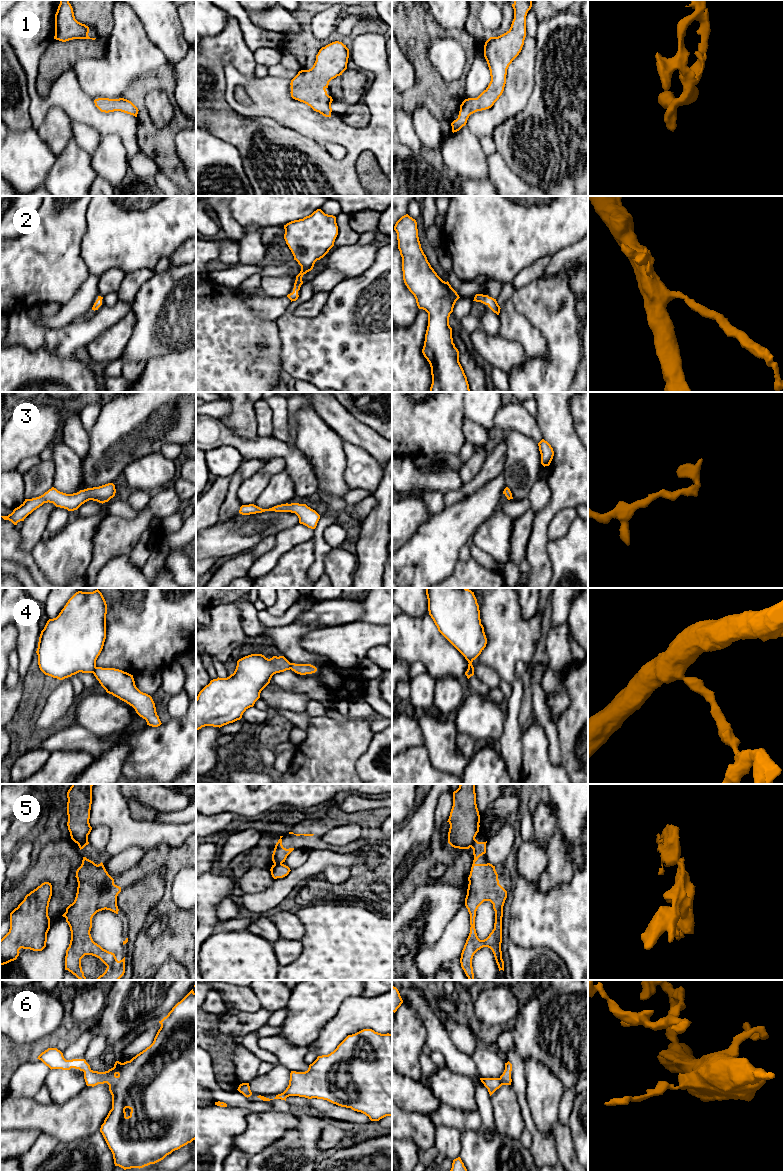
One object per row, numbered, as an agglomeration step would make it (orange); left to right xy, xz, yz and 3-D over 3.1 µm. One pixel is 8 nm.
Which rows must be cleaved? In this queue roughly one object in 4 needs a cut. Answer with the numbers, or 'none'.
4, 5

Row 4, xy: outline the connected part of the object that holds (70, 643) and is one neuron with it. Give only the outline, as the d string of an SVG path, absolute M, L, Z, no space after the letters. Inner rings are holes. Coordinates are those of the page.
M76 592L56 618L49 619L41 631L37 655L40 670L63 680L79 672L93 673L106 639L107 604L102 593Z

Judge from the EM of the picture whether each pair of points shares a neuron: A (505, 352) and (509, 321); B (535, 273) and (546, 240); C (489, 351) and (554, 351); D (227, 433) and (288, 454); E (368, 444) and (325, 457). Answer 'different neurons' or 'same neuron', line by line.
A: different neurons
B: different neurons
C: different neurons
D: same neuron
E: different neurons

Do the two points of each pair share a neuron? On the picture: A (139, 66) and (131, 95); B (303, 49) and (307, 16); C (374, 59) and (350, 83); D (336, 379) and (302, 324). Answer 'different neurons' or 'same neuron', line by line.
A: different neurons
B: same neuron
C: different neurons
D: same neuron

